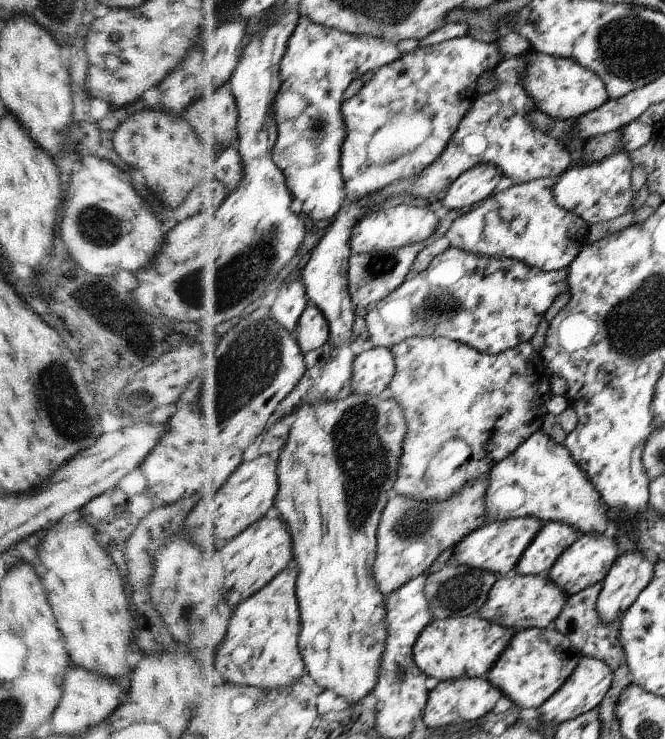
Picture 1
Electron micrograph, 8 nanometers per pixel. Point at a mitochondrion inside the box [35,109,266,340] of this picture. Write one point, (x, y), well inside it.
(97, 225)

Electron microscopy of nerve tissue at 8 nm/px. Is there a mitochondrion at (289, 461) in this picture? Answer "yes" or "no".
no

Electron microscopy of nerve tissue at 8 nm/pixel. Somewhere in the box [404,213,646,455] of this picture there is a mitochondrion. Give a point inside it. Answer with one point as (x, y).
(440, 305)

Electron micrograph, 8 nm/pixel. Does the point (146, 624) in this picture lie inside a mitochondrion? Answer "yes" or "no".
no

